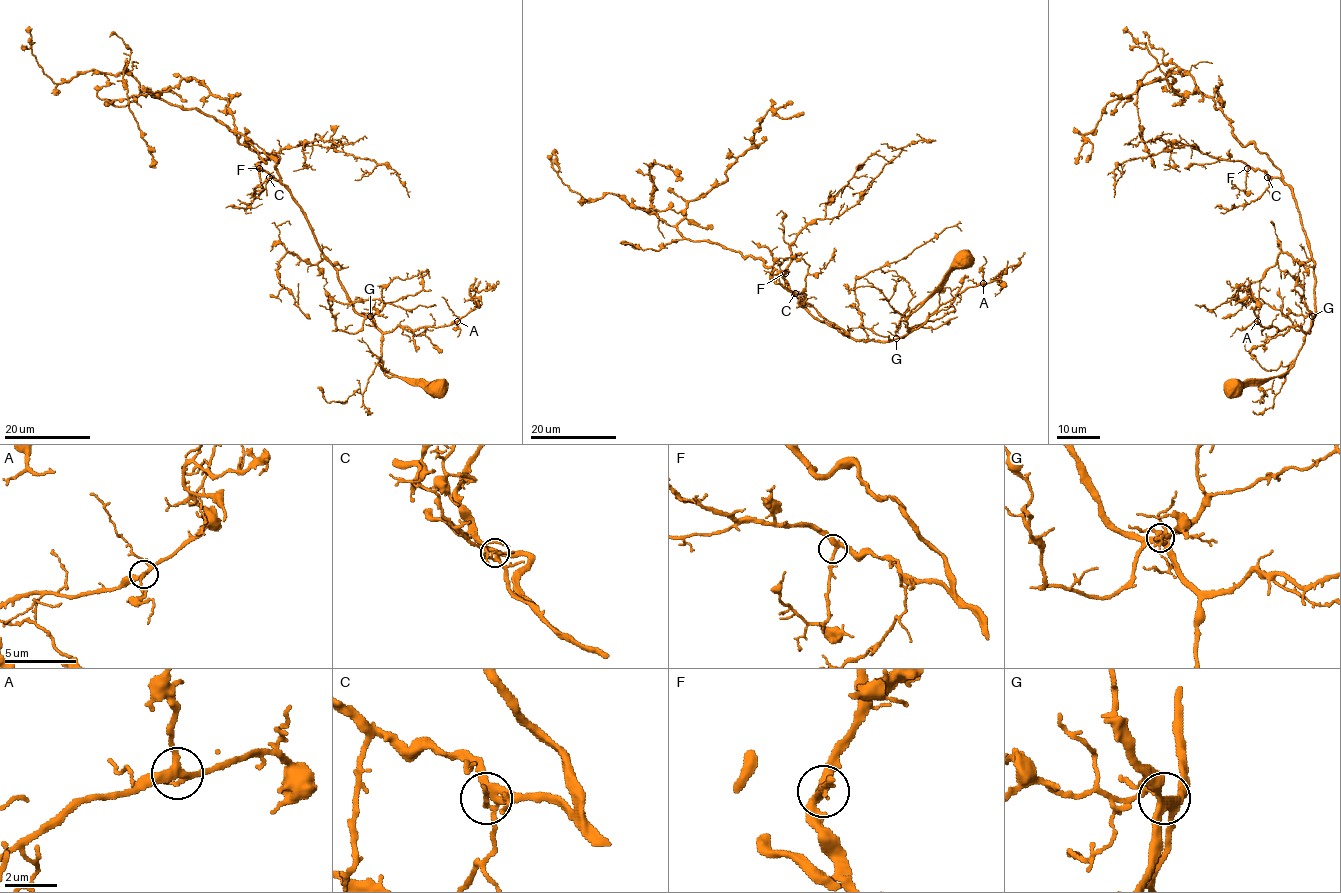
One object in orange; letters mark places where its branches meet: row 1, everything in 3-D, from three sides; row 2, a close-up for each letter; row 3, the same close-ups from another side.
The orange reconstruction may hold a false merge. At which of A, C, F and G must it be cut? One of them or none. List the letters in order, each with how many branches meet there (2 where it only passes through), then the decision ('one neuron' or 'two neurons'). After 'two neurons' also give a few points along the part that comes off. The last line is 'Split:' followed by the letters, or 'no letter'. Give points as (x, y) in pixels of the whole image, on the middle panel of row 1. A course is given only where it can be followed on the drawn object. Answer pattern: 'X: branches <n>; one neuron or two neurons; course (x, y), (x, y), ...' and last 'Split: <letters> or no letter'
A: branches 4; one neuron
C: branches 4; one neuron
F: branches 4; one neuron
G: branches 4; one neuron
Split: no letter

